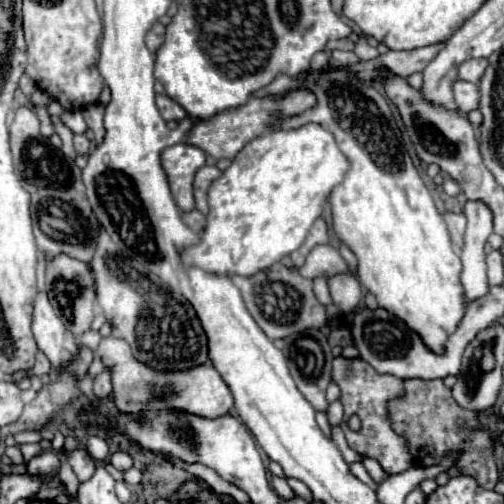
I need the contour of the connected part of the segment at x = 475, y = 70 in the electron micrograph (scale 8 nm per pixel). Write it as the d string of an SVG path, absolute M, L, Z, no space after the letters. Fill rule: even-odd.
M468 59L460 65L460 71L458 71L458 79L464 79L464 81L470 81L470 83L478 83L484 69L486 69L488 61L486 59Z

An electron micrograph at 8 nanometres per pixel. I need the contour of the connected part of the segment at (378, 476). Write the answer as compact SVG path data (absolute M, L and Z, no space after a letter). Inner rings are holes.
M364 457L364 459L362 459L362 465L368 469L368 473L370 473L370 477L372 477L374 481L382 481L382 479L388 477L388 473L382 471L382 467L378 465L378 461L374 461L374 459L370 459L370 457Z

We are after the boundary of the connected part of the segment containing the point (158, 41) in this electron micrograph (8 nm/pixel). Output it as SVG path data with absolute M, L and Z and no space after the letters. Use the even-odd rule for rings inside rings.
M154 23L152 25L152 29L148 31L148 35L146 35L146 47L154 53L160 45L162 45L162 41L164 41L164 25L160 25L160 23Z

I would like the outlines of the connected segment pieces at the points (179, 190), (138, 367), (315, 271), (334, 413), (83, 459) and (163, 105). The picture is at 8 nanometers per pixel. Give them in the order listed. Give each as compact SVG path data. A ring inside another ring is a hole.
M178 143L172 147L166 147L160 153L162 169L168 175L168 183L172 189L172 197L176 205L182 211L194 209L194 197L192 197L192 179L194 173L204 165L206 153L190 143Z
M102 337L96 355L100 355L104 365L112 369L112 395L116 399L118 409L124 413L138 413L148 409L182 409L200 417L214 419L226 415L234 407L232 391L228 391L228 385L210 363L188 371L158 373L146 367L144 363L136 361L128 343L116 337Z
M316 245L308 257L304 267L298 269L298 273L306 279L314 279L314 277L332 277L338 273L346 273L348 265L342 259L342 255L338 253L338 249L334 249L332 245Z
M340 401L330 403L330 407L328 407L328 421L330 421L332 427L336 427L336 425L340 425L344 421L344 413L342 413L342 403Z
M74 449L74 451L66 451L66 461L70 463L70 467L74 469L78 481L86 481L94 475L96 471L96 463L94 459L88 455L86 449Z
M158 95L156 105L160 109L160 115L166 121L182 121L186 117L186 111L176 101L172 101L168 95Z

